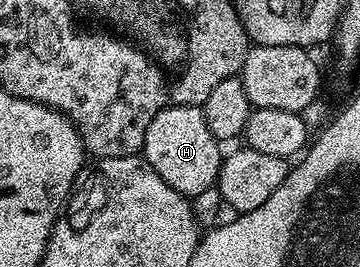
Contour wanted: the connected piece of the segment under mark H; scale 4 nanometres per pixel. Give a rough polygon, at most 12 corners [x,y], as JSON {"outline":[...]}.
{"outline":[[200,107],[159,110],[143,159],[175,191],[216,185],[222,145]]}

